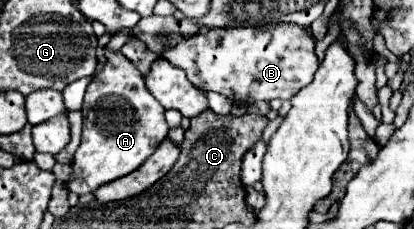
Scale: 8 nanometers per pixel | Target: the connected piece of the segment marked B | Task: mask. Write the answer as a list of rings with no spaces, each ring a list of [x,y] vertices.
[[[239,26],[235,30],[199,30],[193,38],[183,38],[177,46],[163,50],[173,66],[185,70],[187,78],[199,90],[215,90],[231,102],[251,104],[257,100],[289,100],[307,86],[319,60],[315,54],[315,38],[301,26]]]

